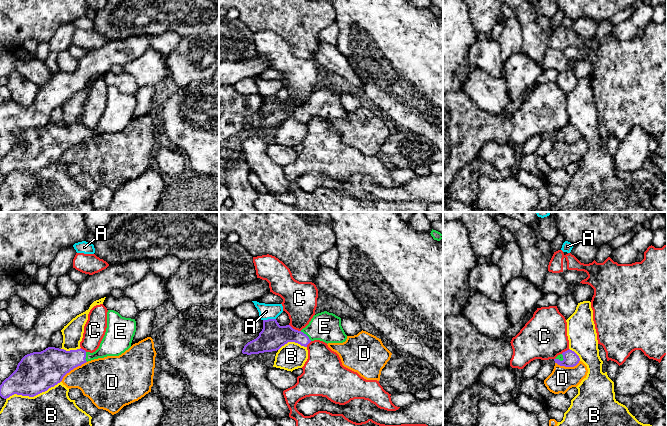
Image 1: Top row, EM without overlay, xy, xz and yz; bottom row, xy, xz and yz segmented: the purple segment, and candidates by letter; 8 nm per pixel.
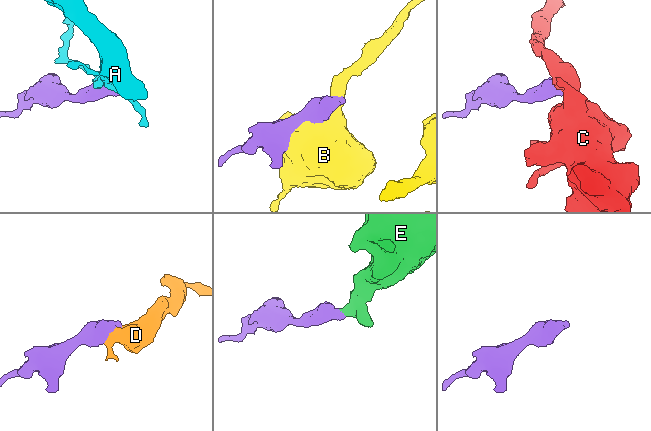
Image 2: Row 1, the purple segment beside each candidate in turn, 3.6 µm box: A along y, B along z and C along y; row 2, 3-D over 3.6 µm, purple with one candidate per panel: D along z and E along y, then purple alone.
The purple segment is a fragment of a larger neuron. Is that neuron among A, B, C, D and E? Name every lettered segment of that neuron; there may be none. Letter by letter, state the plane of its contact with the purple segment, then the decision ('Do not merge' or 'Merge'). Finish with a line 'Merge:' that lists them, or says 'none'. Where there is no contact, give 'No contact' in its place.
A: Touches purple in xz. Do not merge
B: Touches purple in xy. Do not merge
C: Touches purple in xz. Do not merge
D: Touches purple in xy. Do not merge
E: Touches purple in xz. Merge
Merge: E

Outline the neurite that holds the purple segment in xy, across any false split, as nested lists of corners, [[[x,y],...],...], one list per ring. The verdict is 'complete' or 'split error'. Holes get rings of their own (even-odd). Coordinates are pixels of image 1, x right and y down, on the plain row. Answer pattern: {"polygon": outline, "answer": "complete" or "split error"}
{"polygon": [[[114,86],[107,88],[107,104],[99,124],[93,128],[83,125],[66,127],[55,123],[48,123],[41,128],[33,128],[25,131],[18,139],[16,146],[0,161],[0,172],[4,175],[17,170],[34,173],[49,164],[60,159],[63,153],[74,144],[82,140],[107,132],[119,132],[131,123],[136,108],[135,95],[122,93]]], "answer": "split error"}

